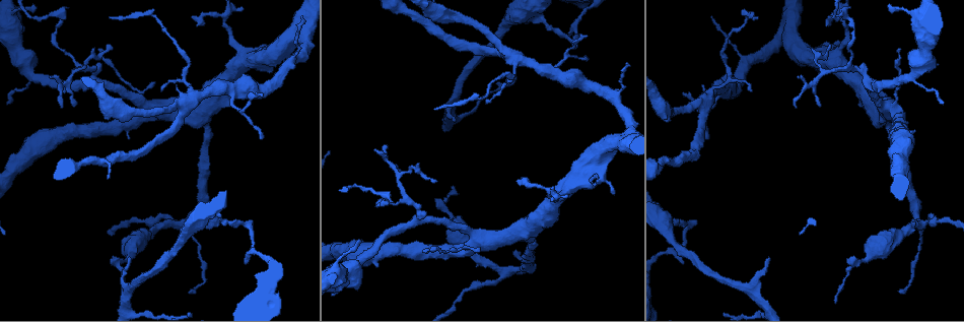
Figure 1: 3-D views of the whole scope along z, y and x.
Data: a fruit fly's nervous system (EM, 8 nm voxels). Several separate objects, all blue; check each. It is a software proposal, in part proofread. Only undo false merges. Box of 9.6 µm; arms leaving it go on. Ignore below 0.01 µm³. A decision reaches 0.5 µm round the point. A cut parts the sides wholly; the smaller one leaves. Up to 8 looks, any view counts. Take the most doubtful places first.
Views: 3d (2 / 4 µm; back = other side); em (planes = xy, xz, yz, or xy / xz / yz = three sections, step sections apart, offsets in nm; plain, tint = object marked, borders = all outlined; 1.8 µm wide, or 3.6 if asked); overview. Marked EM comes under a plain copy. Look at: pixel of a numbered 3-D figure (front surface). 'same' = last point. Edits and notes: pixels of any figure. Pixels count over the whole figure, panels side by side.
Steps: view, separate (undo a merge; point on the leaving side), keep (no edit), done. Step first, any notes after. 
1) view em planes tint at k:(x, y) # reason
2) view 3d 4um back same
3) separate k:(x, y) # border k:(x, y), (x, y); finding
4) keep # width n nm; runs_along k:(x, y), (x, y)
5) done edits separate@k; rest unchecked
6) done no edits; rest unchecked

view em planes tint at 1:(186, 103) # thin arm on a thick one

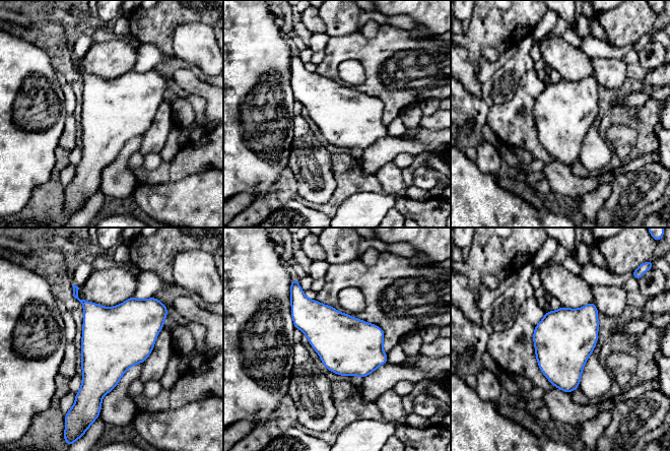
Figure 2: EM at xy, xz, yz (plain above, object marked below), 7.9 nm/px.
keep # all the same cell

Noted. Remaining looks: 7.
view em planes tint at 1:(870, 83) # arms part here

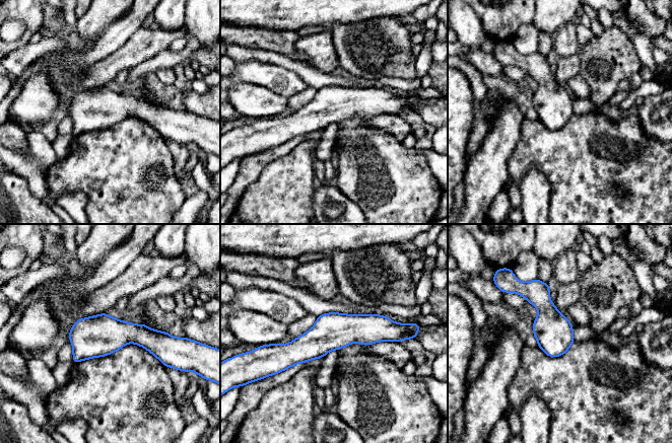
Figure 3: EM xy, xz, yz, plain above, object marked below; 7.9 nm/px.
keep # runs_along 3:(395, 333), (274, 349); one cell here

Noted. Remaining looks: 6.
view 3d 4um at 1:(599, 165) # small branch off a trunk

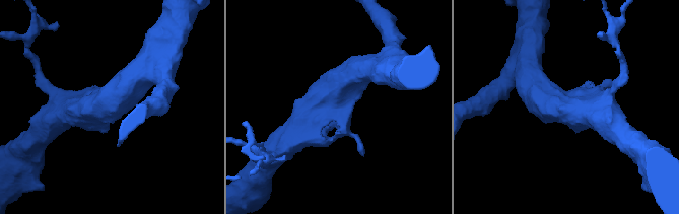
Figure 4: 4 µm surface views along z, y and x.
view em 3.6um xz step 4 tint at 4:(564, 101) # arms 3; shape alone is not enough

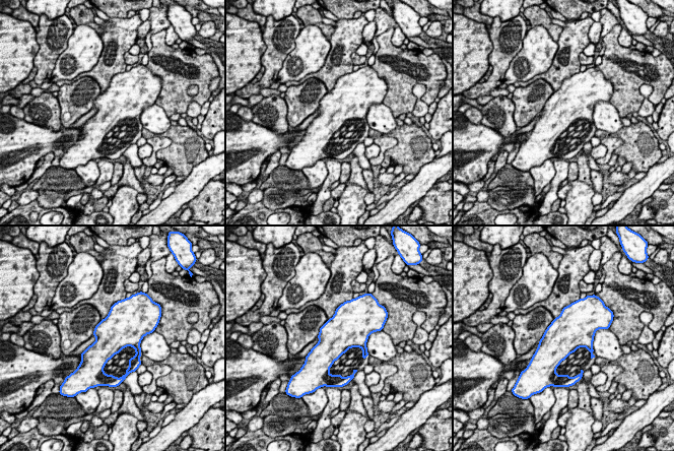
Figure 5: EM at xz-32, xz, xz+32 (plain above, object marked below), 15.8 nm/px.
view em 3.6um planes tint same

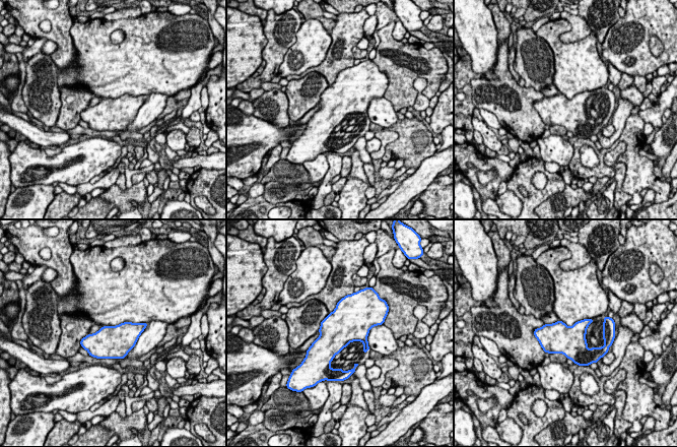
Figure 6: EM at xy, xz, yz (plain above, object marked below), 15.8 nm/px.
keep # all the same cell

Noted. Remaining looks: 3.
view 3d 2um at 1:(357, 187) # sharp bend

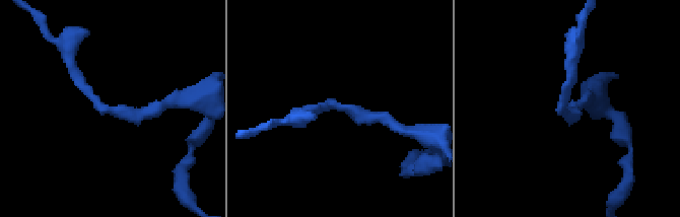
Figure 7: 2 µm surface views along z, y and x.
view em xz step 4 tint at 7:(109, 107)

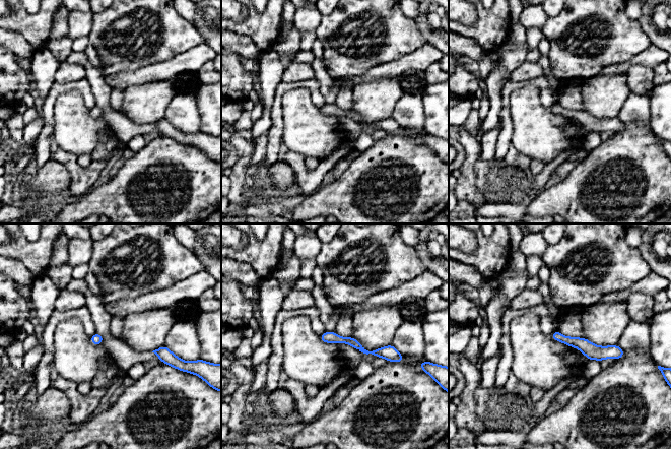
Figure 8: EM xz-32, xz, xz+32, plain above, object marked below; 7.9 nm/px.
view em planes tint same

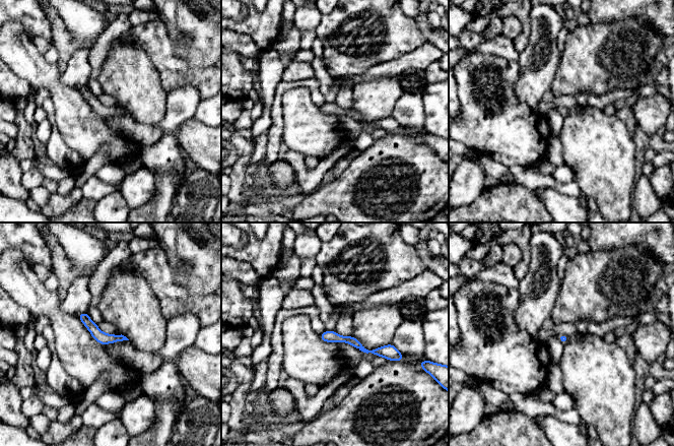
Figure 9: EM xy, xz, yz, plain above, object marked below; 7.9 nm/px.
keep # runs_along 9:(323, 336), (350, 339), (365, 351), (394, 352); all the same cell

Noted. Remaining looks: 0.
done no edits; rest unchecked

